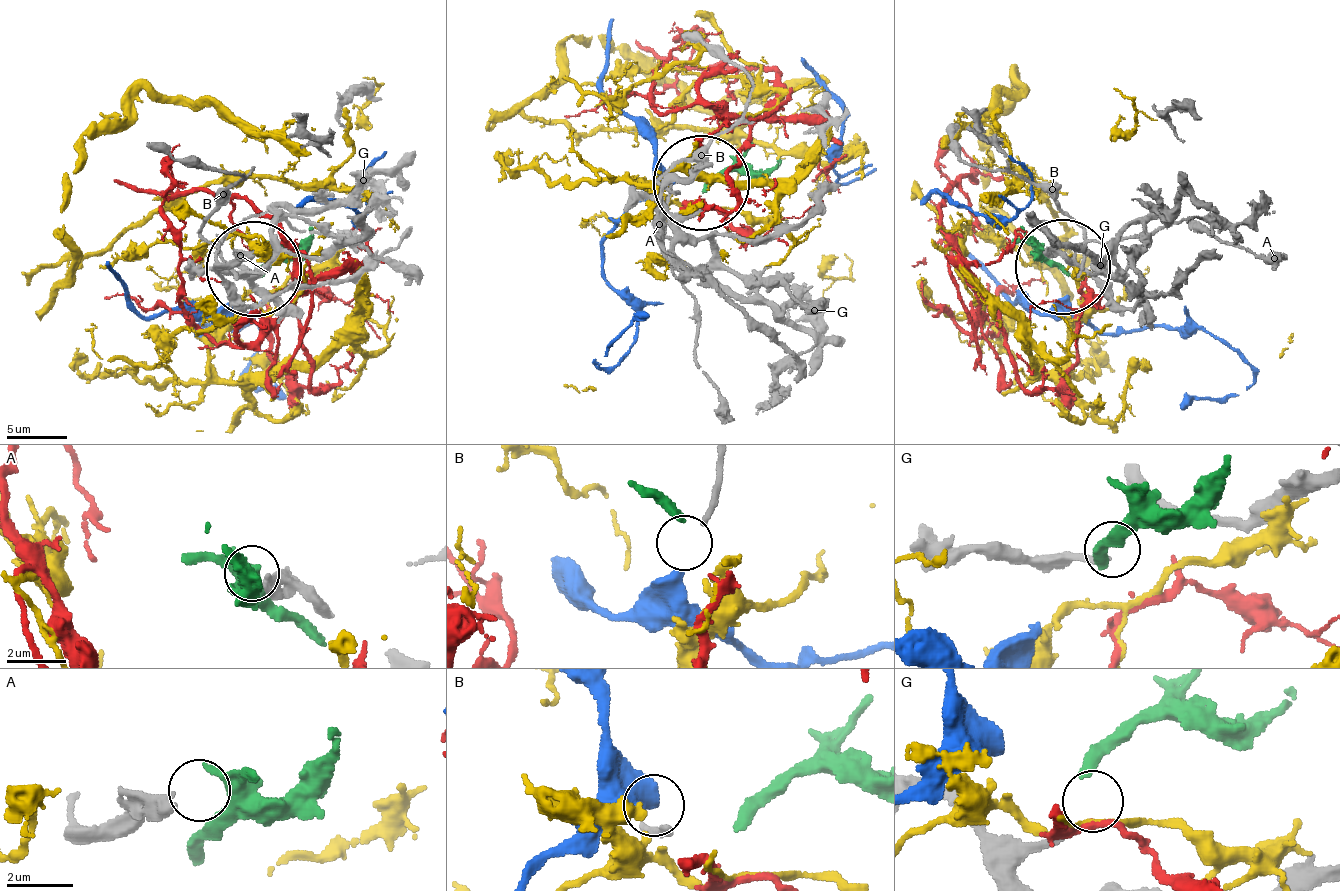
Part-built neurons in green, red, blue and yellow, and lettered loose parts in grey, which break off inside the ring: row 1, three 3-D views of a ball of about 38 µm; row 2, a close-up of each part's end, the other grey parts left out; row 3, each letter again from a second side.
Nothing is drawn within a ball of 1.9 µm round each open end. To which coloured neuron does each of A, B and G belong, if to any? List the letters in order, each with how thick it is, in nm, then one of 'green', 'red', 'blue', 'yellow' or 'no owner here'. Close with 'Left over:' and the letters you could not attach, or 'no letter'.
A: 360 nm | no owner here
B: 200 nm | blue
G: 200 nm | green
Left over: A

